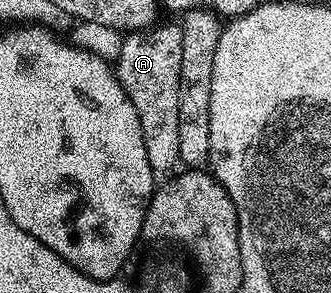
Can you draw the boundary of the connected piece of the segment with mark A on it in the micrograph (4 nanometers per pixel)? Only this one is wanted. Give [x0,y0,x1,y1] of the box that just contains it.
[113,27,180,175]

